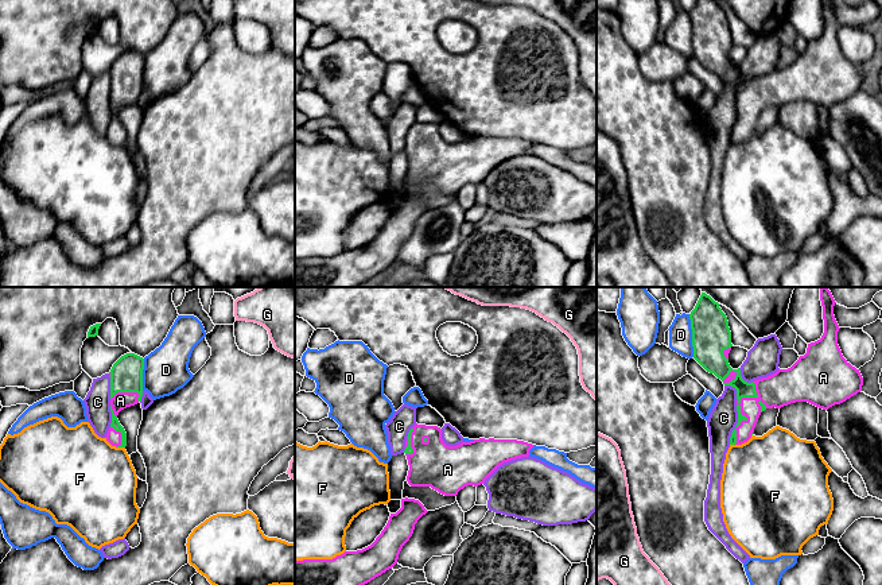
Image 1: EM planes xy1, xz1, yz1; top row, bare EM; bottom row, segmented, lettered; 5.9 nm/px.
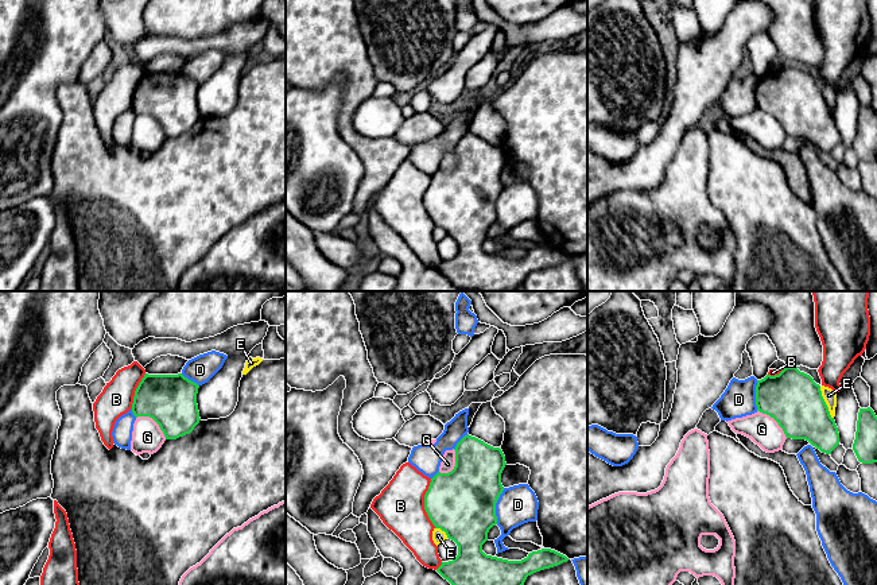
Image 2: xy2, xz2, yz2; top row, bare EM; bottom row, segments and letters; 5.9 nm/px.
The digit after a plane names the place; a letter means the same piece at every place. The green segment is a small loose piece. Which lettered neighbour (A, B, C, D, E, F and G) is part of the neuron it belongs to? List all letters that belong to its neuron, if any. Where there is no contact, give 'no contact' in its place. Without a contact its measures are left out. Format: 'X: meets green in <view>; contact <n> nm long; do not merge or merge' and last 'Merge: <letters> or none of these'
A: meets green in yz1; contact 400 nm long; merge
B: meets green in xz2; contact 300 nm long; do not merge
C: meets green in xy1; contact 130 nm long; do not merge
D: meets green in yz1; contact 260 nm long; do not merge
E: meets green in yz2; contact 200 nm long; do not merge
F: meets green in xy1; contact 50 nm long; do not merge
G: meets green in xy2; contact 220 nm long; do not merge
Merge: A

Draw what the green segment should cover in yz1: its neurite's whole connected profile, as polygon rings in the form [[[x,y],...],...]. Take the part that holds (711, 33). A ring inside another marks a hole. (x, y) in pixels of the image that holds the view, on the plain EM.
[[[698,0],[689,12],[693,57],[724,84],[737,88],[738,121],[730,143],[747,140],[766,106],[781,106],[796,100],[808,100],[828,108],[862,89],[863,75],[842,53],[838,43],[839,23],[834,13],[836,0],[821,0],[824,31],[808,42],[807,51],[788,67],[747,81],[741,67],[728,62],[731,30],[718,0]]]

